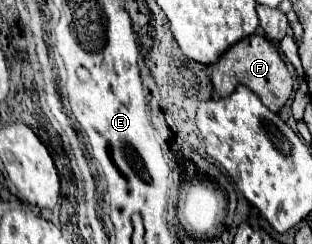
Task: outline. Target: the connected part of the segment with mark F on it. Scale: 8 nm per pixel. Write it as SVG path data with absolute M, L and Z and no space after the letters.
M253 34L231 46L229 52L225 52L223 58L211 66L211 82L215 92L223 98L229 96L239 84L243 84L249 90L253 90L271 112L279 112L293 92L293 78L285 62L281 60L277 48L271 42L267 42L261 34Z

